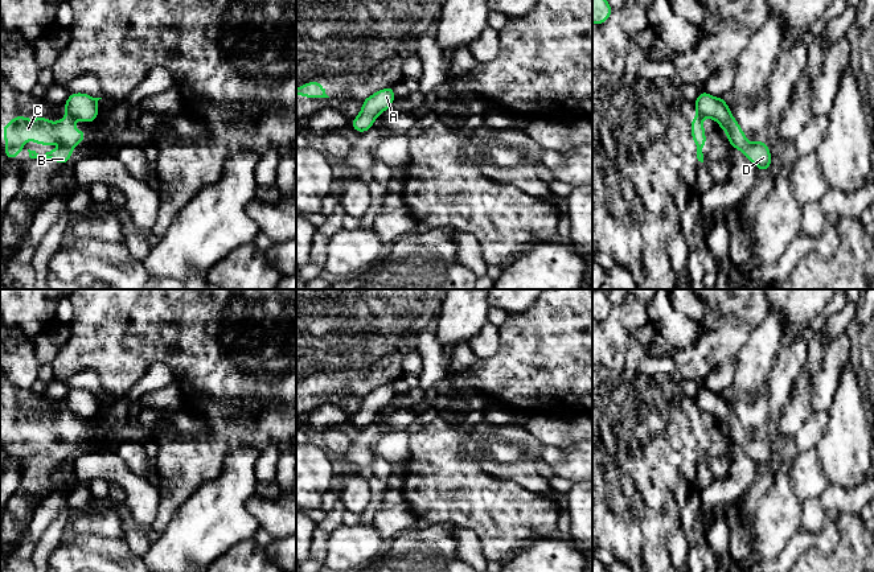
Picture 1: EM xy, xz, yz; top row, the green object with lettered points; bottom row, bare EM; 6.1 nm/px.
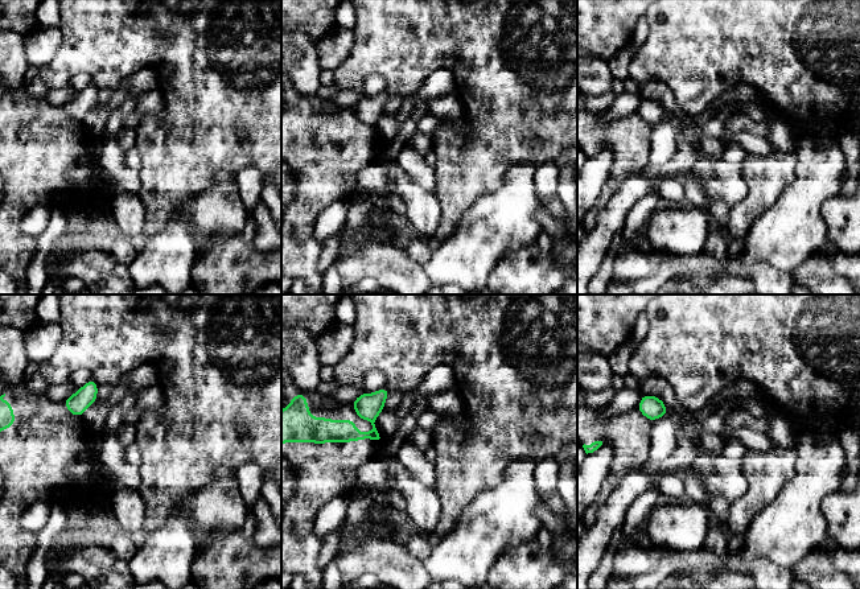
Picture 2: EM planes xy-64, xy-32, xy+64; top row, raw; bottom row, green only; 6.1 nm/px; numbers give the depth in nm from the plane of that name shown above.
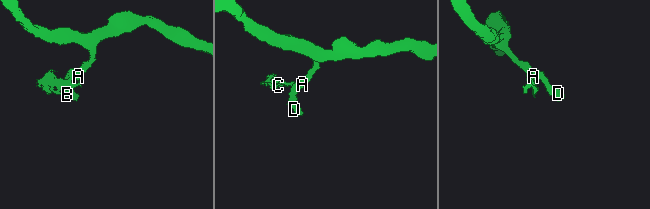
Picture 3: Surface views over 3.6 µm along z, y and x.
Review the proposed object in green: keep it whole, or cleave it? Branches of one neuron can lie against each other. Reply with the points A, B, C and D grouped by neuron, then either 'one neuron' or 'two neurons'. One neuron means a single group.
A D / B C; two neurons

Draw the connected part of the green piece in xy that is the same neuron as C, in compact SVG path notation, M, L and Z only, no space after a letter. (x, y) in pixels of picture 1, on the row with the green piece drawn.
M67 112L65 118L56 123L50 122L46 116L28 120L24 115L17 115L1 128L5 139L4 153L8 160L16 160L24 149L22 144L26 140L40 145L62 143L65 145L63 149L53 149L45 155L28 149L30 159L50 159L60 165L70 161L73 149L87 136L86 129L78 132L74 128L74 118Z

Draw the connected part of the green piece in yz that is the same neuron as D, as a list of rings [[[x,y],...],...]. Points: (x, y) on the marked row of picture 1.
[[[702,90],[698,98],[693,102],[702,118],[714,119],[718,125],[726,132],[731,149],[740,149],[747,160],[750,160],[759,170],[767,172],[772,164],[770,147],[760,139],[748,143],[746,133],[731,115],[725,98],[715,98]]]

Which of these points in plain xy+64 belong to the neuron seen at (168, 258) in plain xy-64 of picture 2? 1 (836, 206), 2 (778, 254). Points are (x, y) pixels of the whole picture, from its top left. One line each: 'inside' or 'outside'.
1: outside
2: inside

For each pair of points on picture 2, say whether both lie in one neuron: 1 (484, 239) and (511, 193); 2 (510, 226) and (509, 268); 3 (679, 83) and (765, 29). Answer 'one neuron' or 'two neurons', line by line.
1: one neuron
2: two neurons
3: one neuron

